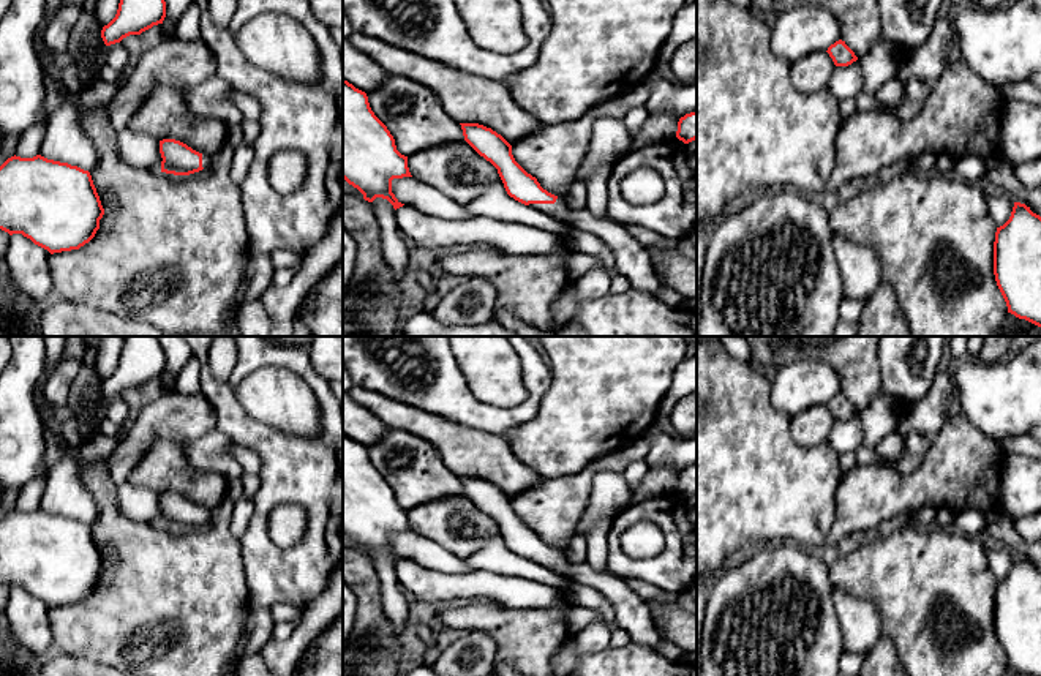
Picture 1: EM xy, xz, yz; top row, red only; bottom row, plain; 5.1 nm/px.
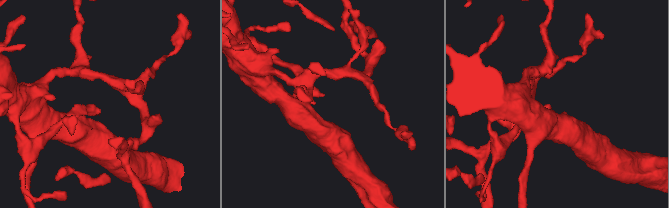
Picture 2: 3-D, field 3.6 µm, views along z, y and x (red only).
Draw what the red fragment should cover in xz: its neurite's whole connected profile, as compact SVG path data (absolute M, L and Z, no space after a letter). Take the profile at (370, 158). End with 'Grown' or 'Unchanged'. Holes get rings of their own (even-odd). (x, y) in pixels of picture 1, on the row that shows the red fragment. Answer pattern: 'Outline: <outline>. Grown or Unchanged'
Outline: M343 79L343 178L357 188L365 201L382 197L396 210L404 204L392 193L392 180L403 177L412 177L408 156L396 150L393 136L371 111L366 93Z. Unchanged

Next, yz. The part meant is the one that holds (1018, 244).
Outline: M1014 202L1009 220L997 227L994 275L1008 313L1041 327L1041 216L1025 204Z. Unchanged

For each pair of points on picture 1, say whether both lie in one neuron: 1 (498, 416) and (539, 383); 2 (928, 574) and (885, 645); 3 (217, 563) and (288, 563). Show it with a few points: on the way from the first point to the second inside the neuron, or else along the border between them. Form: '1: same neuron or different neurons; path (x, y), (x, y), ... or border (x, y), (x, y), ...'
1: same neuron; path (511, 416), (517, 416), (536, 395)
2: different neurons; border (880, 635), (891, 642), (899, 659)
3: different neurons; border (237, 539), (248, 599)

